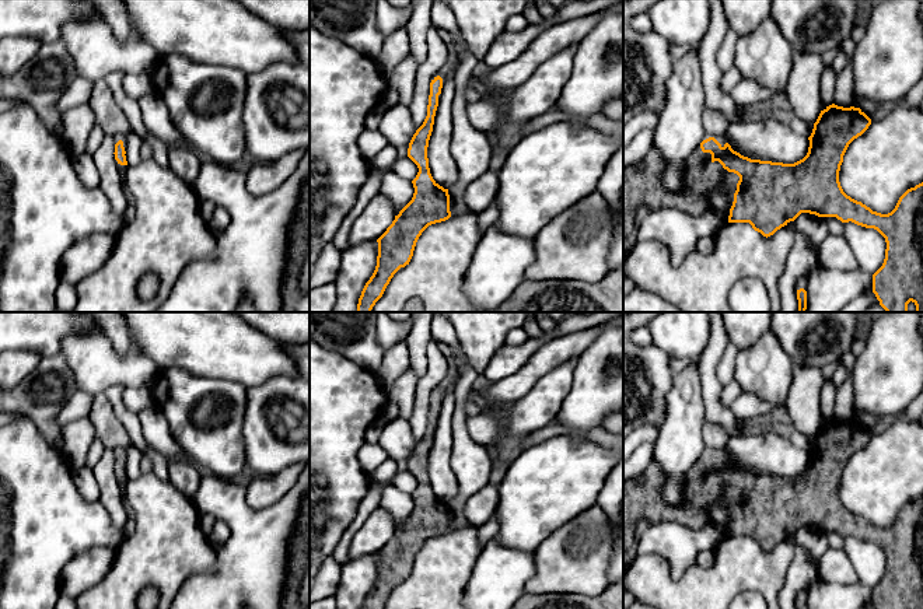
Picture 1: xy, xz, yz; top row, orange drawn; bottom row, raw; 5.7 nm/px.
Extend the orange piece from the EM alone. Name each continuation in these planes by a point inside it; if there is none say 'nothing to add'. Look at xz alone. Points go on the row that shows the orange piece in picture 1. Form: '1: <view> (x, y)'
1: xz (451, 65)

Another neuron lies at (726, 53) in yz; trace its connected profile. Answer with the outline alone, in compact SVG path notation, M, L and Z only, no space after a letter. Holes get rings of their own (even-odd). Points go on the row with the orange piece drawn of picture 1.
M728 29L716 52L716 64L723 74L734 69L738 38L740 35L735 31Z

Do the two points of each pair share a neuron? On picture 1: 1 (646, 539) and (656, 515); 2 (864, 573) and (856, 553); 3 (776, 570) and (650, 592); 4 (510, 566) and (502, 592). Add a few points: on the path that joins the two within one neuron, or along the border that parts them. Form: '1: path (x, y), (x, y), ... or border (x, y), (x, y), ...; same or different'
1: border (686, 524), (677, 521), (643, 522), (637, 531); different
2: path (859, 569), (855, 564), (855, 559); same
3: path (745, 570), (734, 570), (709, 592), (681, 592); same
4: path (503, 573), (502, 585); same

